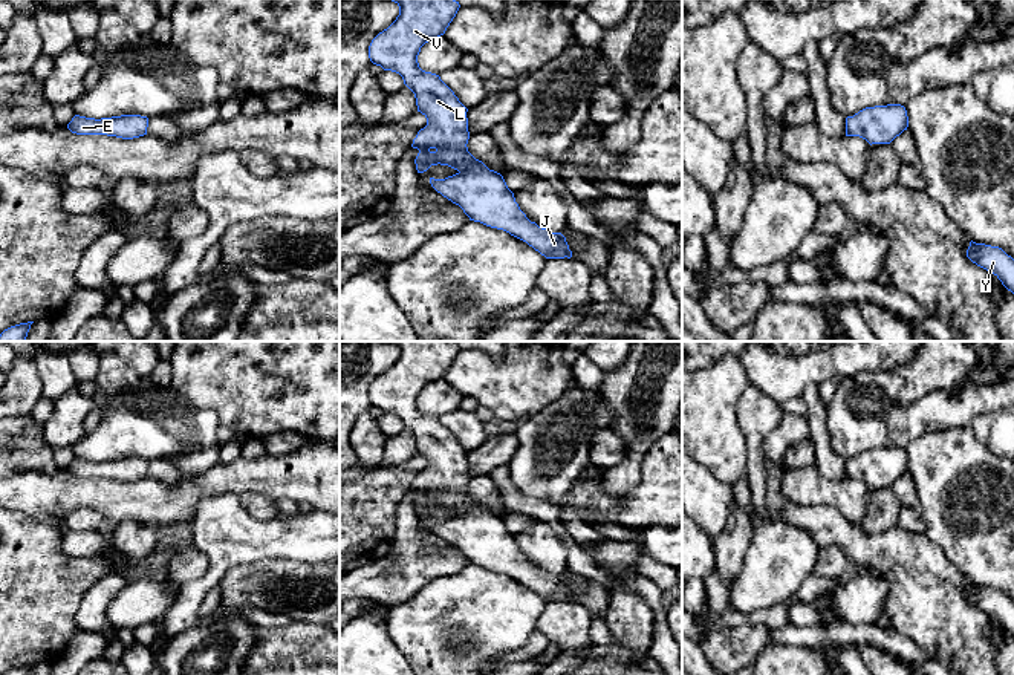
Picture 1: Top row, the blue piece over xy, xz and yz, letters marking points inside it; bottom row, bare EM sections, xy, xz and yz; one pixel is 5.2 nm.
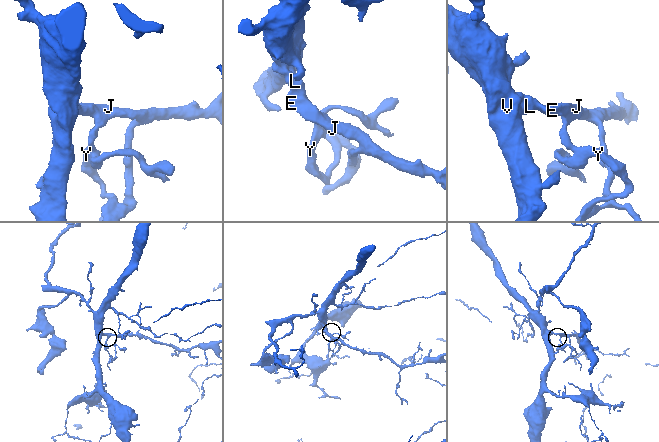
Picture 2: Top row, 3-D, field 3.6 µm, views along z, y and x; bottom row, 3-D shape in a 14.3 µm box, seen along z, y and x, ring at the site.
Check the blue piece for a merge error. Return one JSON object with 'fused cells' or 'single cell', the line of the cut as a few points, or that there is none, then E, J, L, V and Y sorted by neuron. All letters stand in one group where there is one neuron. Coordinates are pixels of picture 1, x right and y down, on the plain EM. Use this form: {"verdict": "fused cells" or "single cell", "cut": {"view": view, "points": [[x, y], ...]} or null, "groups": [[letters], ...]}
{"verdict": "single cell", "cut": null, "groups": [["E", "J", "L", "V", "Y"]]}

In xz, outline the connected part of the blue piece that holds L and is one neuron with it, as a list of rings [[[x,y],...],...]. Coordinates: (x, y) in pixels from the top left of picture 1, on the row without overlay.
[[[385,341],[399,349],[399,358],[369,389],[369,401],[384,413],[396,415],[404,427],[414,436],[418,455],[427,461],[427,468],[413,482],[411,490],[419,496],[414,502],[418,516],[427,514],[431,508],[448,508],[457,516],[445,522],[430,520],[431,530],[444,540],[459,548],[470,563],[486,569],[503,572],[511,579],[526,585],[546,602],[570,602],[572,594],[561,576],[538,569],[531,565],[515,545],[514,536],[508,531],[503,519],[489,513],[482,504],[468,494],[468,452],[459,444],[454,435],[439,418],[419,410],[418,398],[421,390],[445,377],[456,360],[460,347],[454,341]]]

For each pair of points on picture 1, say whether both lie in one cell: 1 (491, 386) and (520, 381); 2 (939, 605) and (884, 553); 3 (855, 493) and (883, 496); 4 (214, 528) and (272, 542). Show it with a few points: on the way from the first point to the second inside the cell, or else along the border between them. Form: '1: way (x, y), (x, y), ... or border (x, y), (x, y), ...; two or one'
1: way (499, 386), (513, 386); one
2: way (926, 591), (898, 564); one
3: border (870, 489), (869, 508), (858, 524); two
4: way (228, 534), (259, 539); one

